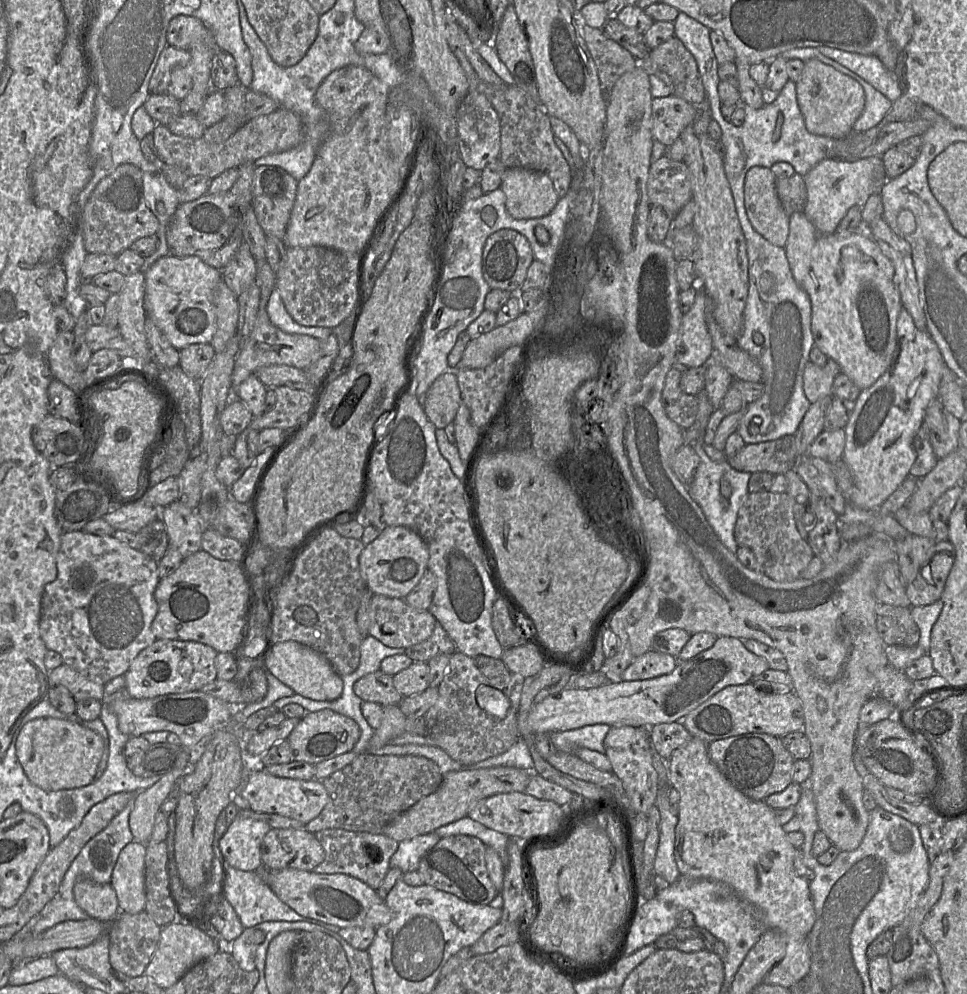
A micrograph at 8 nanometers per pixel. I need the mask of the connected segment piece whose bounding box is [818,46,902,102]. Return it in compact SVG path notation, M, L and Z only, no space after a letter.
M821 46L818 49L823 55L859 75L890 101L895 102L902 95L895 71L887 69L876 56L852 53L828 46Z

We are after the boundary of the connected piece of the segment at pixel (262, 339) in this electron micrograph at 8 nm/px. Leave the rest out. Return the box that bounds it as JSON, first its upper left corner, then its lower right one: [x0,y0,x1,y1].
[231,260,321,389]

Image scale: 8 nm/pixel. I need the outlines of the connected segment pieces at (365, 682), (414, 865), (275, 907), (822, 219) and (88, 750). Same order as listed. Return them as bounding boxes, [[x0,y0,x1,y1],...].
[[353,670,402,707],[390,833,441,874],[222,862,318,928],[804,156,886,234],[16,715,104,791]]

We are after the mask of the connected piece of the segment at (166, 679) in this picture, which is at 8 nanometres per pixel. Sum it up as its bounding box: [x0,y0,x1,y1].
[125,639,217,699]

